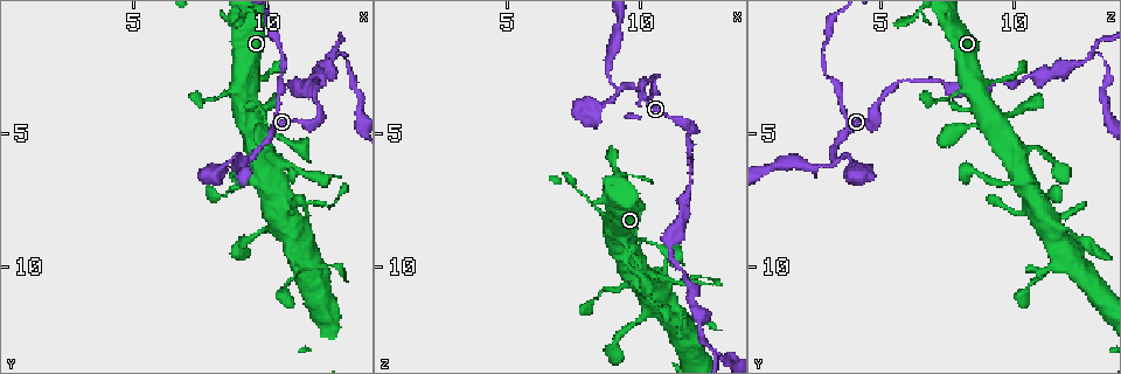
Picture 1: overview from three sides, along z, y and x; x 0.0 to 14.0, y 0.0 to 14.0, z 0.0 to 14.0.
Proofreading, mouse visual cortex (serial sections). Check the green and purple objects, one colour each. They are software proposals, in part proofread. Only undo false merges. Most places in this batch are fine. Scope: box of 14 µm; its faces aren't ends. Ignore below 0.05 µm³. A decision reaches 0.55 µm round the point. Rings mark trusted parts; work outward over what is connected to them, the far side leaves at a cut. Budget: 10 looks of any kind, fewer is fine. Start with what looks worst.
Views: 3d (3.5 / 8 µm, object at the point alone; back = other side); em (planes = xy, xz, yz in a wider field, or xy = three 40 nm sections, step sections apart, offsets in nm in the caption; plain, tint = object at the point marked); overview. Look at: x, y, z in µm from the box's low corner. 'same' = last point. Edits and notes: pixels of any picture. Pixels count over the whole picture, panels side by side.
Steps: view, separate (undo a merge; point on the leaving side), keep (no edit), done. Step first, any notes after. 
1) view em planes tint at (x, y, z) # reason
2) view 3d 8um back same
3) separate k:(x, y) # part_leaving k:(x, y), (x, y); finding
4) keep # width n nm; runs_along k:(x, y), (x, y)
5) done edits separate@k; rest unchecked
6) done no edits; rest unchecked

view 3d 3.5um at (11.7, 4.7, 4.7) # sharp bend

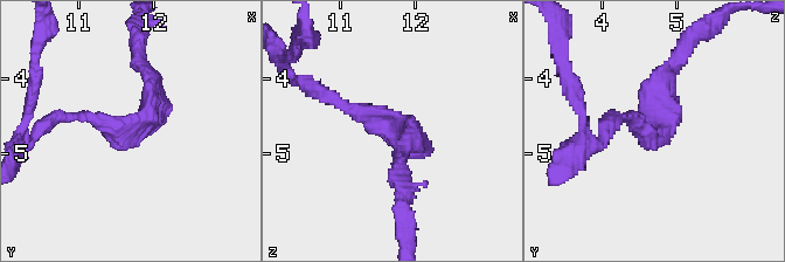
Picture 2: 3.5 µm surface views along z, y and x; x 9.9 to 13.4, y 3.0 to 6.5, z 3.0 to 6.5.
view em planes plain at (11.75, 4.80, 4.80) # arm_widths 150, 250 nm

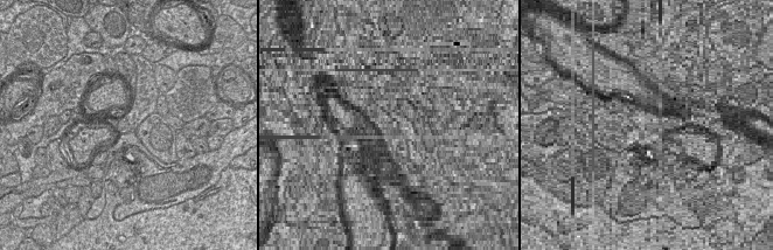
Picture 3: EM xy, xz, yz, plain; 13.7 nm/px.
view em planes tint same # where the object lies

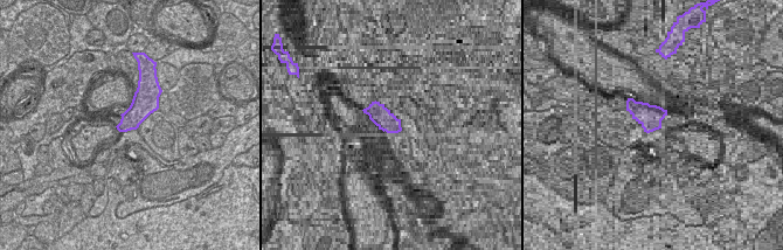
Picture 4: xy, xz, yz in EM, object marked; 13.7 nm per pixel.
keep # width 300 nm; runs_along 2:(73, 118), (133, 136), (151, 118), (144, 68); continuous, no second cell

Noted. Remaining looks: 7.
view 3d 3.5um at (12.5, 2.0, 12.9) # two arms in line, one across

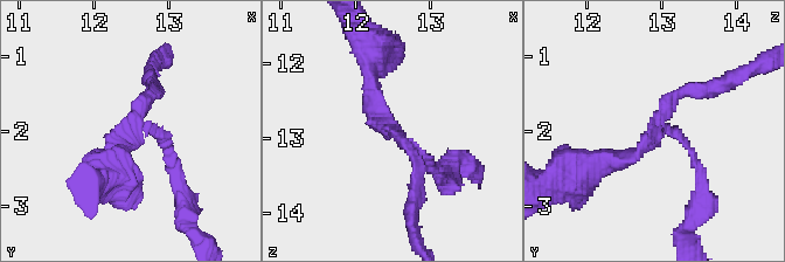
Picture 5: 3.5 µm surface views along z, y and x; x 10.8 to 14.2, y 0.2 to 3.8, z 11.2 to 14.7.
view em xy step 5 tint at (12.50, 2.05, 12.85)

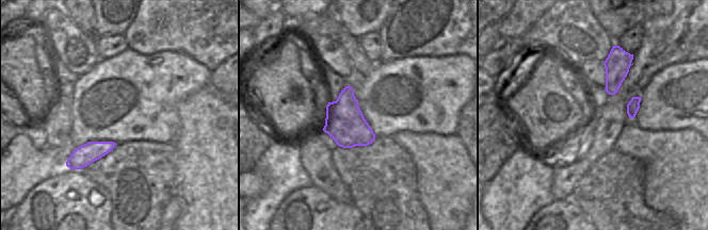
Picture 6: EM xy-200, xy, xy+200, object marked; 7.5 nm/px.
view em xy step 2 tint same

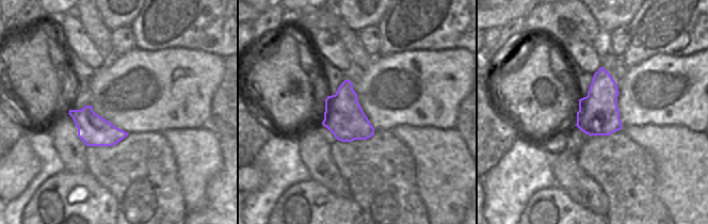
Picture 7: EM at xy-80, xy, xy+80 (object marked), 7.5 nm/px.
separate 5:(432, 166) # arm_widths 150, 150, 200 nm; a second cell is stuck on

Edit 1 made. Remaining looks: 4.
view overview # redraw

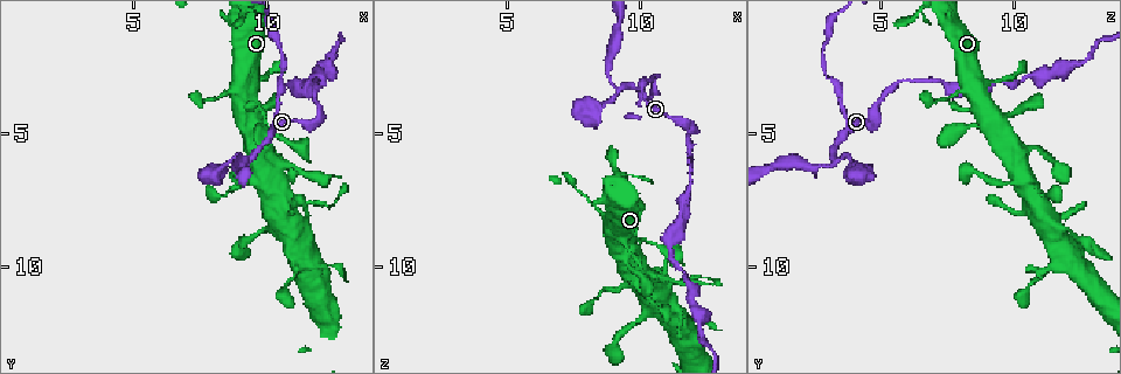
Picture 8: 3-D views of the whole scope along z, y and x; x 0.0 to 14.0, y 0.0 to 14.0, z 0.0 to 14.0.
view 3d 3.5um at (9.2, 6.0, 3.4) # sharp bend

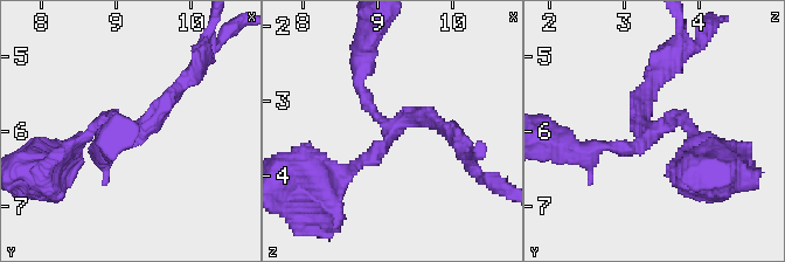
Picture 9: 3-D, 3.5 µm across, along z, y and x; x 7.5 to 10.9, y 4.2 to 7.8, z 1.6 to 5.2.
view em xy step 3 tint at (9.20, 6.10, 3.35) # arms 3; arm_widths 150, 200, 200 nm; need the tissue

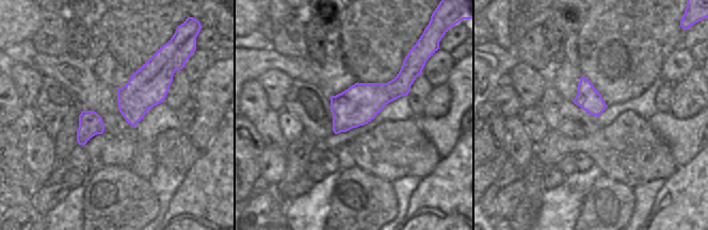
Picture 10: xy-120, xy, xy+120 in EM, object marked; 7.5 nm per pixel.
keep # runs_along 9:(183, 85), (133, 136), (112, 115), (87, 136); all the same cell

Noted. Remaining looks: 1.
done edits separate@5; rest unchecked

